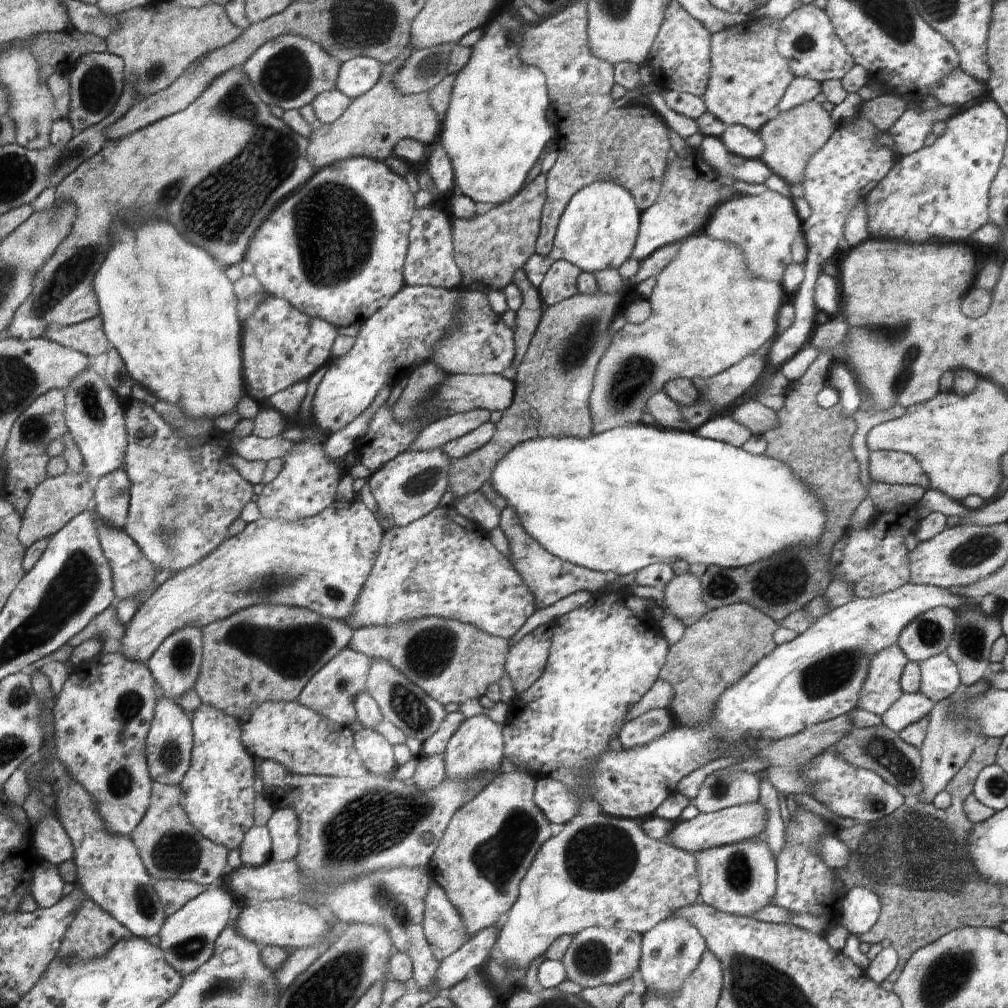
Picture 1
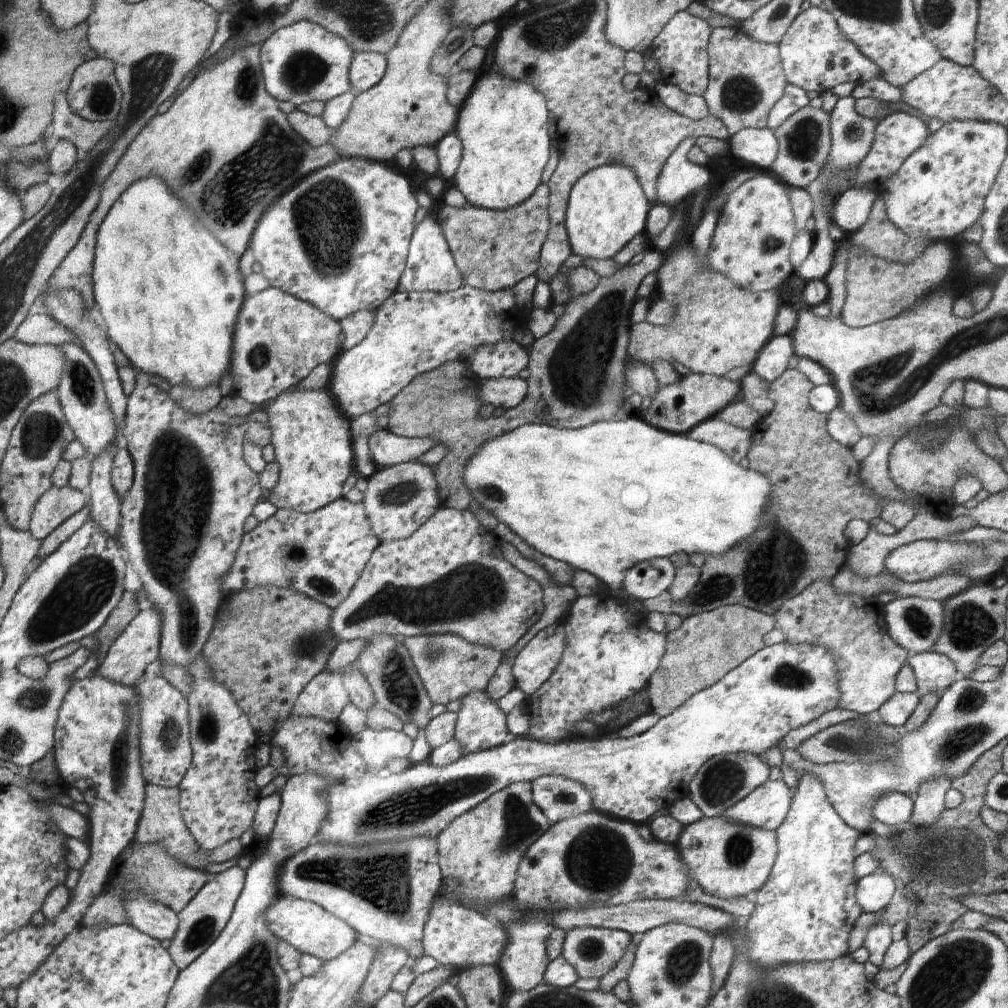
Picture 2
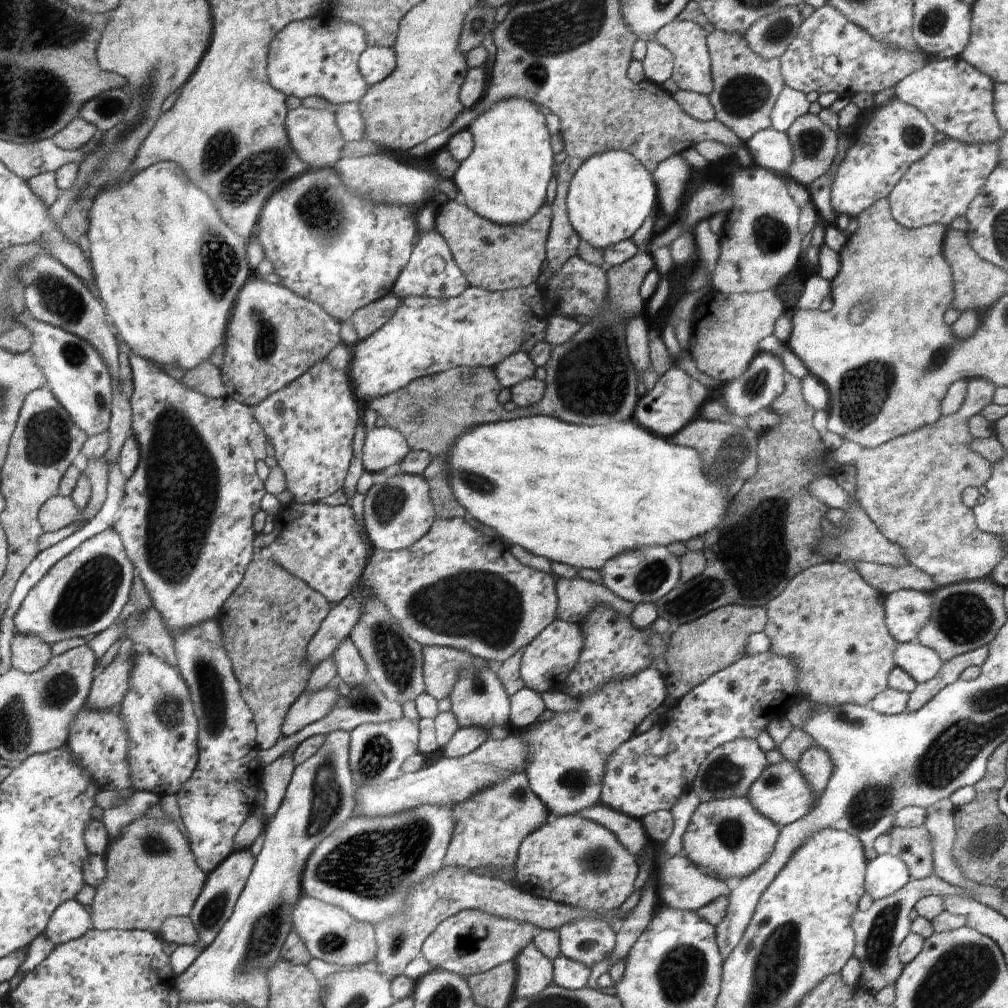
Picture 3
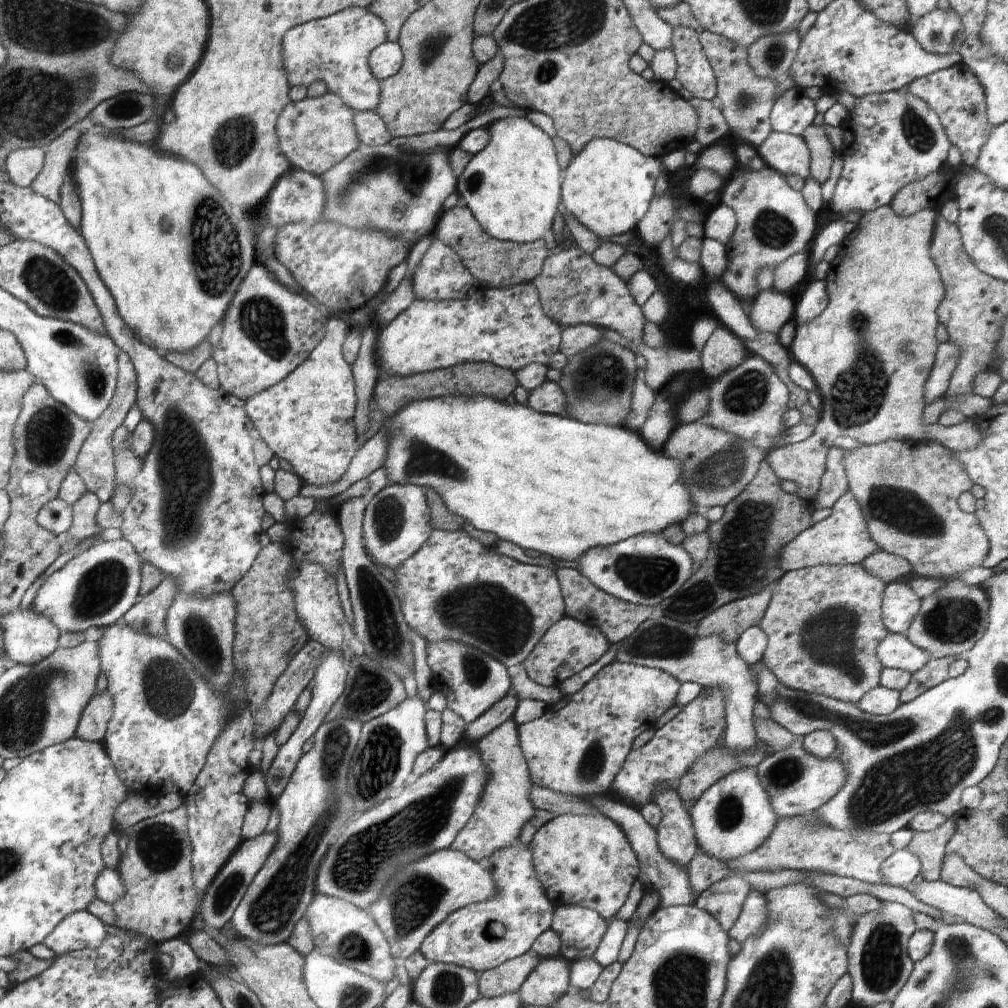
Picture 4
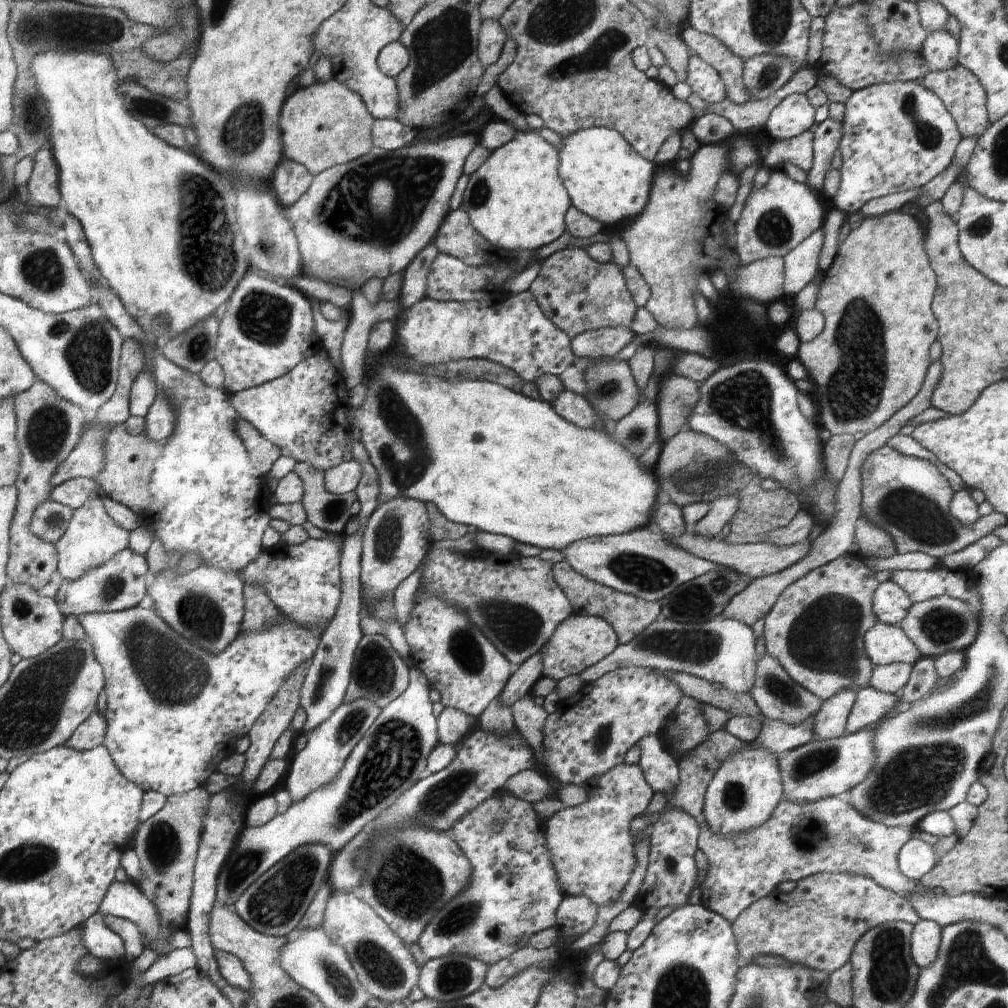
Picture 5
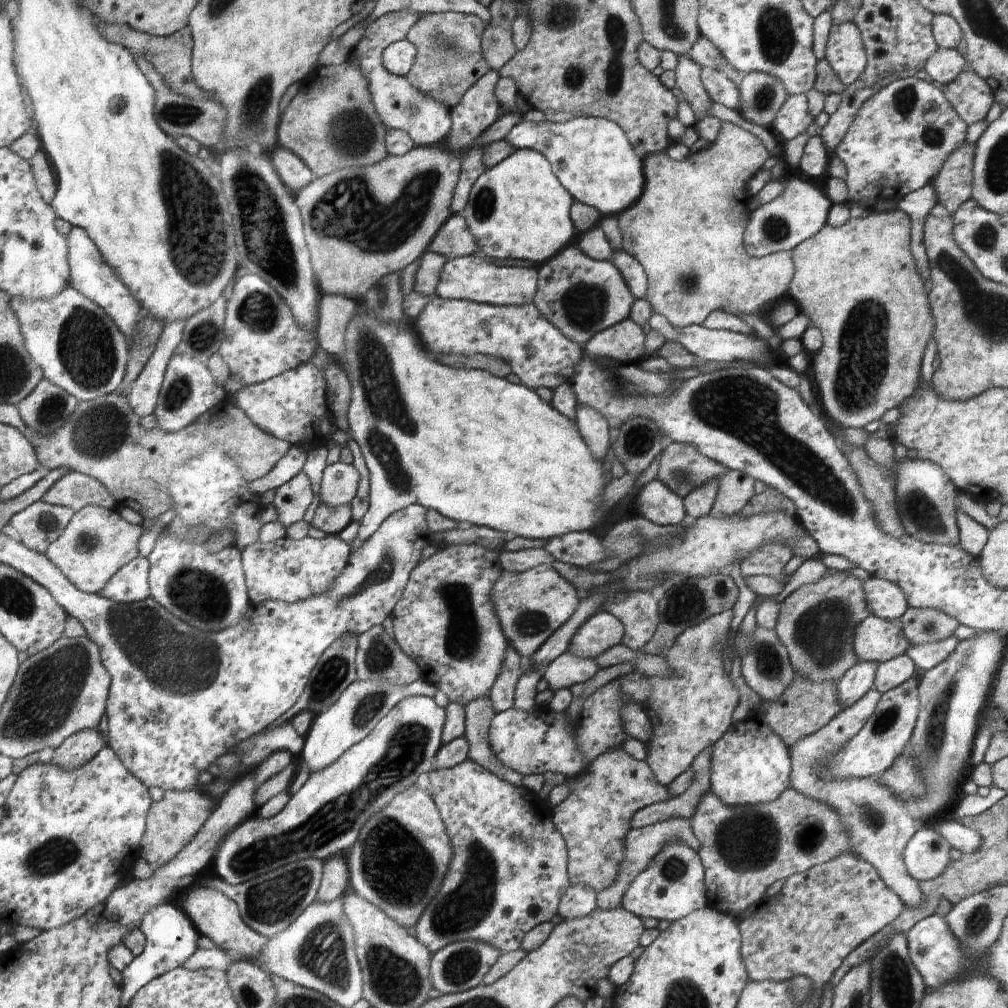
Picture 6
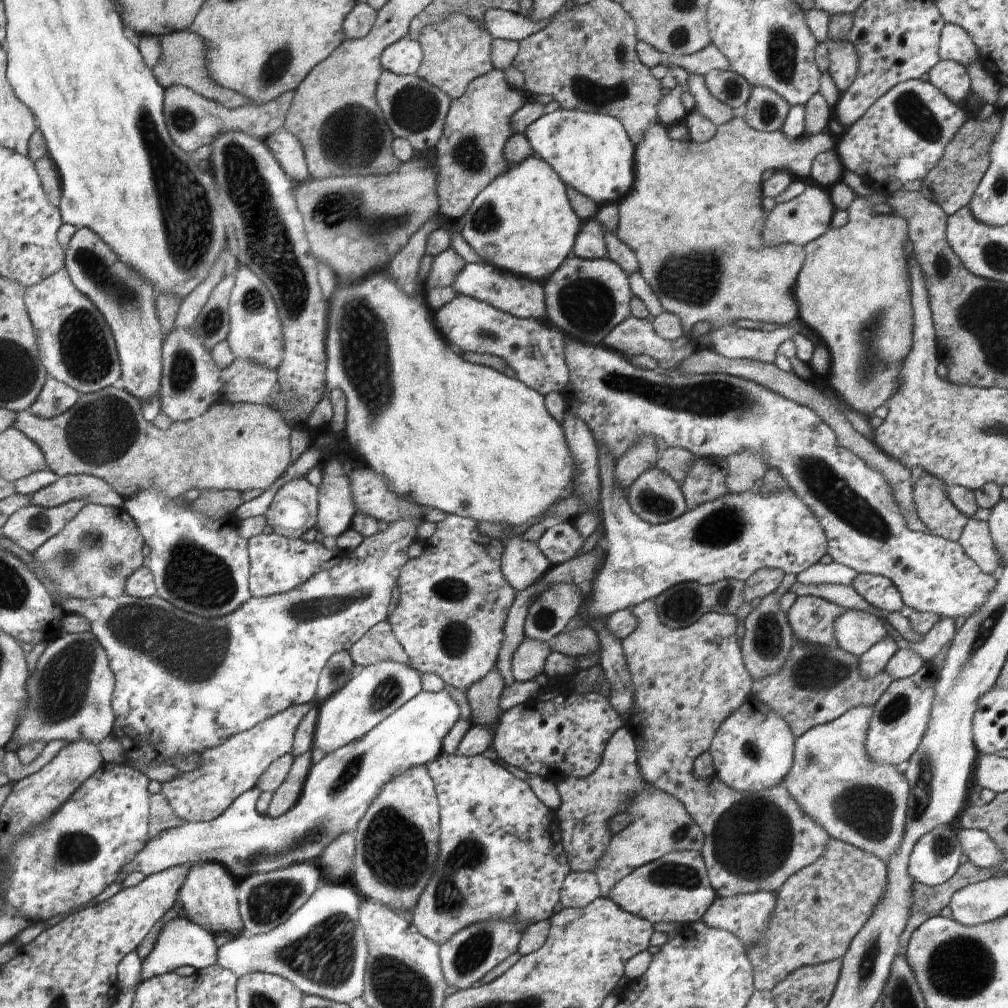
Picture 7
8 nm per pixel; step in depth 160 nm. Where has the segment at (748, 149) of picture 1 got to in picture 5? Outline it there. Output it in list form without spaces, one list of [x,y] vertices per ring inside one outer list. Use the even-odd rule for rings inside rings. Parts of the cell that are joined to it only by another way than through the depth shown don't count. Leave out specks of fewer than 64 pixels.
[[[811,131],[803,132],[801,135],[795,136],[792,139],[780,139],[780,140],[773,140],[768,147],[768,152],[762,158],[762,166],[768,168],[770,171],[774,167],[779,167],[782,169],[782,166],[790,163],[802,170],[808,172],[812,163],[814,162],[813,159],[813,142],[812,140],[814,135]]]

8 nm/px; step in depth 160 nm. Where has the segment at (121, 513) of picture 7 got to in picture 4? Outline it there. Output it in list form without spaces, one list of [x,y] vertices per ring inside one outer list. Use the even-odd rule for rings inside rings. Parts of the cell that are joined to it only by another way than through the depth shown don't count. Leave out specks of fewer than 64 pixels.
[[[89,491],[73,505],[73,527],[60,537],[62,554],[76,551],[77,555],[84,552],[82,544],[87,544],[90,538],[94,538],[94,536],[98,536],[98,532],[102,532],[102,528],[98,528],[98,524],[96,524],[100,506],[100,498]]]

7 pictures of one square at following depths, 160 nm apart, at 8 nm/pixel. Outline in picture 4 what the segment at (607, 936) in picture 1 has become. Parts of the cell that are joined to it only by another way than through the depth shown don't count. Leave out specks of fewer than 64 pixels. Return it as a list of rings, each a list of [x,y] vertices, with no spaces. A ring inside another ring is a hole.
[[[566,904],[557,909],[553,928],[561,941],[562,958],[576,961],[593,957],[608,929],[600,913],[580,904]]]

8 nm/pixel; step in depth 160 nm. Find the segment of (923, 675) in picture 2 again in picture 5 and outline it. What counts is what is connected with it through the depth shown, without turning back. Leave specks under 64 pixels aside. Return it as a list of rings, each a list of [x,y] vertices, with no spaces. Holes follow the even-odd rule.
[[[878,621],[865,634],[865,651],[874,666],[906,663],[913,665],[922,658],[918,647],[900,626]]]

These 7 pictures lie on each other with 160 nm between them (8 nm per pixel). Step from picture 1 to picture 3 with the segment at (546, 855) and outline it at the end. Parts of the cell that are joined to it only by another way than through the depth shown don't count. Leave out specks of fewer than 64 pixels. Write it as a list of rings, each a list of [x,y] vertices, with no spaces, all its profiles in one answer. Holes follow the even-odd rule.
[[[579,815],[551,816],[533,835],[530,835],[520,847],[517,856],[516,878],[513,881],[519,889],[527,890],[536,896],[562,900],[561,904],[573,905],[586,912],[608,914],[621,909],[622,904],[633,895],[634,882],[639,873],[637,858],[618,840],[616,834],[604,825],[587,821]],[[533,943],[517,956],[515,962],[518,972],[515,986],[517,999],[541,995],[553,983],[553,961]]]

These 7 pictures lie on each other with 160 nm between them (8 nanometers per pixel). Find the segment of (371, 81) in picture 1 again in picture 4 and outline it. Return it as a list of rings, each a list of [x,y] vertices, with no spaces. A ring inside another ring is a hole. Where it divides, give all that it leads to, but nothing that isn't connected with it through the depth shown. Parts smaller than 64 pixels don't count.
[[[387,40],[370,56],[369,66],[374,76],[384,81],[401,71],[404,58],[404,50],[401,49],[401,45],[398,42]]]

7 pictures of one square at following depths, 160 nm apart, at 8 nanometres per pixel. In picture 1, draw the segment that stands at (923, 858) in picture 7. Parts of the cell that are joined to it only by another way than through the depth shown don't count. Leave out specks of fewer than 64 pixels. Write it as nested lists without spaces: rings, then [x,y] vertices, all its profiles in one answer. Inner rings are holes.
[[[862,886],[850,888],[842,903],[843,913],[840,924],[850,935],[867,934],[880,919],[881,897],[872,889],[862,888]]]

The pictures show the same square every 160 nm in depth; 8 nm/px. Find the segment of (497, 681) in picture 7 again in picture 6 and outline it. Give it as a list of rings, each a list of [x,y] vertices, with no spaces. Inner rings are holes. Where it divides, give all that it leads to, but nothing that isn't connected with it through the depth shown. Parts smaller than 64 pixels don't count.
[[[484,696],[467,704],[463,737],[470,744],[468,758],[505,781],[520,786],[523,775],[506,768],[492,752],[489,743],[489,728],[495,714],[489,696]]]

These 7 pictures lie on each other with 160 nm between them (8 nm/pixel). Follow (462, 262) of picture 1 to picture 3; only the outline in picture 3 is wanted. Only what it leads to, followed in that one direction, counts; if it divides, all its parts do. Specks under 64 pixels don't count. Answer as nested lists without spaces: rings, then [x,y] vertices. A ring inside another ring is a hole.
[[[450,199],[446,205],[439,206],[435,231],[448,242],[454,262],[462,270],[470,287],[504,291],[526,287],[538,280],[544,270],[551,222],[550,204],[542,204],[538,212],[522,224],[498,226],[486,218],[480,218],[467,205]]]

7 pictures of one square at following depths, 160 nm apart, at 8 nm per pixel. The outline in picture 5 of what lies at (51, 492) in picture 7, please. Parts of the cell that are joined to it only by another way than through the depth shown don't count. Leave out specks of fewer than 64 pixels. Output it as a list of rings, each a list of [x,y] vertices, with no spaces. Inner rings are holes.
[[[76,477],[62,484],[56,485],[52,490],[52,500],[68,505],[76,512],[88,499],[102,497],[101,486],[94,479]]]

